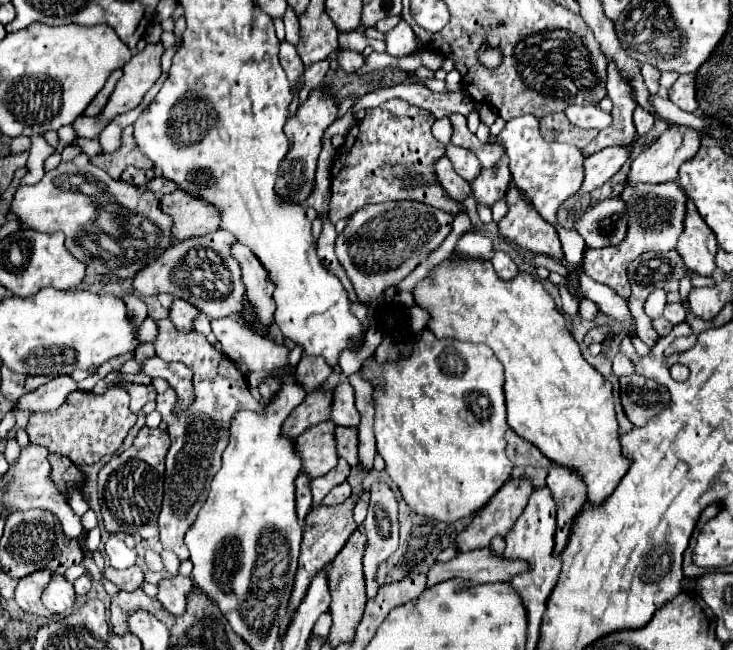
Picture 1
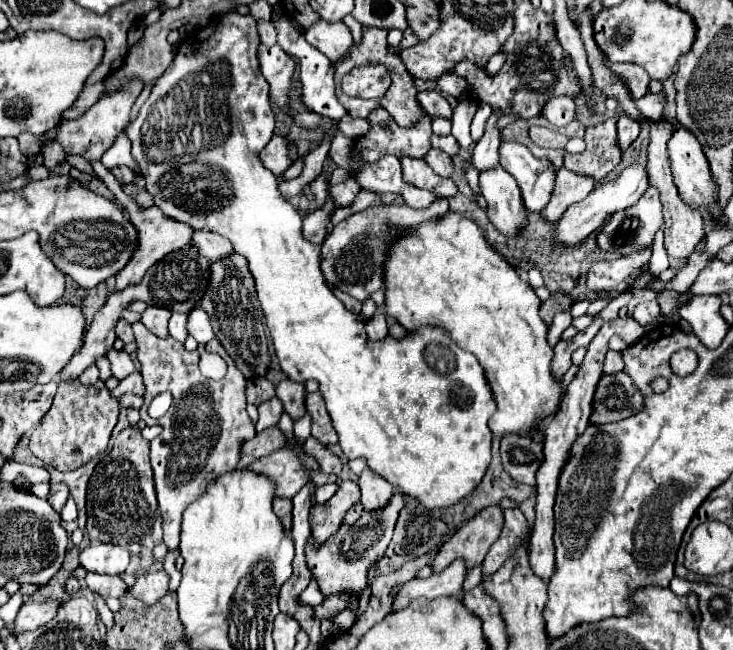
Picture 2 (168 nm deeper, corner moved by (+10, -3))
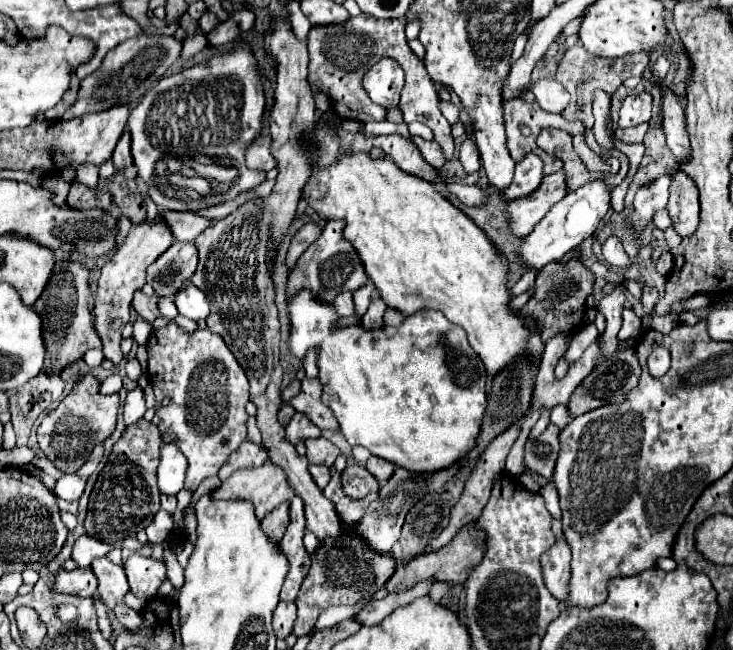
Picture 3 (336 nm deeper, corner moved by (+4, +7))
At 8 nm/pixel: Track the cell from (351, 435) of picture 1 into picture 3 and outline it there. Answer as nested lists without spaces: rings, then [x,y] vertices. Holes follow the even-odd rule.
[[[318,437],[318,439],[306,439],[306,455],[308,455],[308,461],[314,463],[314,465],[326,465],[326,467],[332,467],[334,459],[340,455],[340,449],[330,443],[328,439],[324,437]]]

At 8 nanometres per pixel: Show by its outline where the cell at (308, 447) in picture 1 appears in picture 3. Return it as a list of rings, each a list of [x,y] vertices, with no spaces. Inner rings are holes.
[[[272,461],[254,469],[238,469],[222,483],[220,489],[212,491],[212,497],[216,499],[248,497],[250,501],[256,501],[256,515],[260,519],[264,513],[272,511],[274,505],[290,501],[294,495],[296,493],[288,485],[286,473],[278,465],[272,465]]]

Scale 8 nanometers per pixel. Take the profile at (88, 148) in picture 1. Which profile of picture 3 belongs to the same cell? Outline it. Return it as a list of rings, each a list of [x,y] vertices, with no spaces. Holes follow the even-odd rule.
[[[156,215],[154,221],[144,219],[142,223],[132,225],[132,229],[126,235],[126,243],[118,245],[112,259],[102,267],[92,317],[94,317],[94,327],[104,343],[102,351],[106,355],[106,359],[110,359],[114,365],[120,365],[124,359],[120,341],[122,341],[122,327],[130,321],[132,295],[134,295],[134,291],[142,289],[142,285],[146,283],[148,265],[152,265],[174,243],[174,239],[176,237],[172,235],[172,229],[160,215]]]

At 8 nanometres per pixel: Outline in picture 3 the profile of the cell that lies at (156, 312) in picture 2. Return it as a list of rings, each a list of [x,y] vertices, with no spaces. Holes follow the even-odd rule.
[[[136,291],[132,305],[134,305],[134,309],[138,311],[138,315],[140,315],[142,319],[146,319],[148,323],[154,323],[154,321],[160,317],[160,311],[158,311],[158,295],[146,297],[144,293]]]

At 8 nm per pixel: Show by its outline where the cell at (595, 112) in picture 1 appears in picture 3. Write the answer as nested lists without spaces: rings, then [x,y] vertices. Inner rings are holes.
[[[542,79],[530,89],[536,95],[536,101],[542,109],[550,113],[562,113],[570,103],[570,93],[556,79]]]

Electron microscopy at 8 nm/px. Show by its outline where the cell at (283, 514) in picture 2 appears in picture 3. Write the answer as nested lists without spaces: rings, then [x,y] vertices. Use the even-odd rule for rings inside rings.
[[[284,501],[280,503],[274,511],[266,513],[266,517],[262,519],[264,523],[264,531],[274,539],[274,541],[280,541],[282,535],[284,535],[284,529],[288,527],[290,523],[290,503]]]

